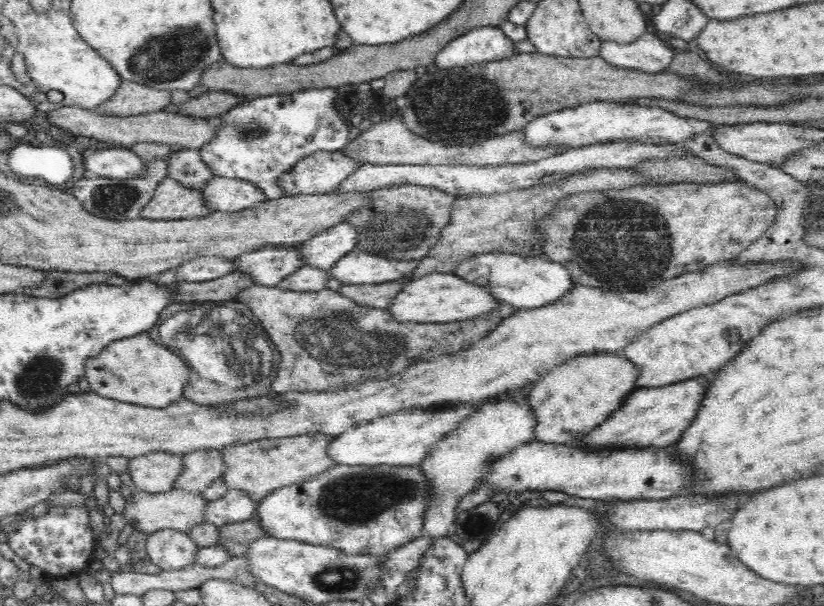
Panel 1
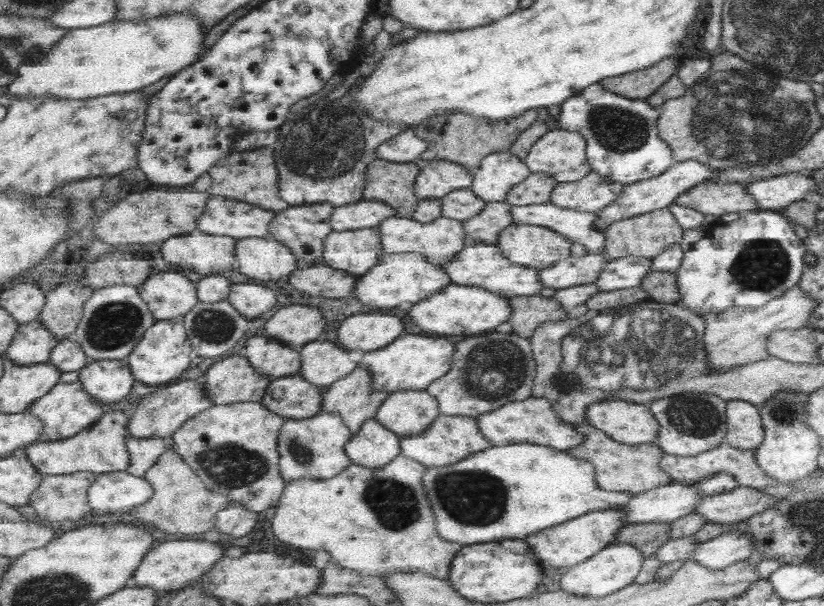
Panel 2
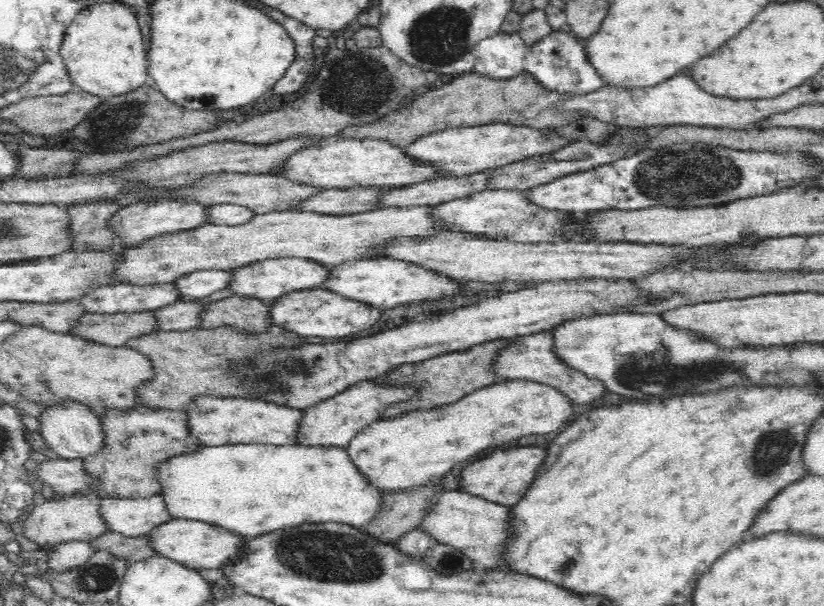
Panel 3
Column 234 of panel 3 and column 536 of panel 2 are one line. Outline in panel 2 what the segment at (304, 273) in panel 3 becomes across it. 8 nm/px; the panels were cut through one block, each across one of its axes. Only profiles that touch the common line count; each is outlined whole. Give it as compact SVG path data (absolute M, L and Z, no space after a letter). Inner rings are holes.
M481 242L467 244L467 248L457 256L457 260L443 266L443 270L449 274L449 278L457 286L477 286L477 288L489 290L505 300L513 300L519 296L533 298L533 296L539 296L539 292L545 288L541 282L541 276L535 268L525 268L525 266L513 264L513 262L509 262L509 258L505 258L503 250L499 246L489 246L489 244L481 244Z

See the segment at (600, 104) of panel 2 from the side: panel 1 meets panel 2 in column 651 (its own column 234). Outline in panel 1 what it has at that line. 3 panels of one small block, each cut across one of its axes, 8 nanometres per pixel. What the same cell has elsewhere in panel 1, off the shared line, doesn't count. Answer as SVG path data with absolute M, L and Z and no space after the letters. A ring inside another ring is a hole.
M334 88L292 92L292 94L274 94L274 96L242 102L222 116L216 140L208 142L200 148L202 160L208 168L212 168L212 172L216 176L240 178L240 180L258 184L266 194L266 202L280 200L286 196L284 190L280 188L280 178L284 174L288 174L292 170L292 166L296 166L302 158L308 158L310 154L318 154L318 152L338 152L348 146L350 126L340 118L340 114L336 112L334 106L336 106Z

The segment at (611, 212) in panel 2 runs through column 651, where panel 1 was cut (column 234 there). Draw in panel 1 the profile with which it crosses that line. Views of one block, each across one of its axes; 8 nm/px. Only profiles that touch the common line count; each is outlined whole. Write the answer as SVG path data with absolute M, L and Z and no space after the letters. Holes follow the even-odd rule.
M214 176L204 188L206 204L216 212L240 212L266 202L266 194L258 184L240 178Z

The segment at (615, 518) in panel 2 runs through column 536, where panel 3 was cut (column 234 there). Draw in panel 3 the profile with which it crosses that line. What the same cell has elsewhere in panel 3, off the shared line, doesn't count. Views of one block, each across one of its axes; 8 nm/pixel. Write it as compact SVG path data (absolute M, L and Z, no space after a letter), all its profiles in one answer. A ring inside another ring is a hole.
M168 520L148 532L150 550L158 558L166 558L168 562L176 562L188 570L208 570L208 568L222 568L228 558L238 556L242 550L244 538L230 534L228 530L220 530L216 526L206 526L204 522L184 522L184 520Z

